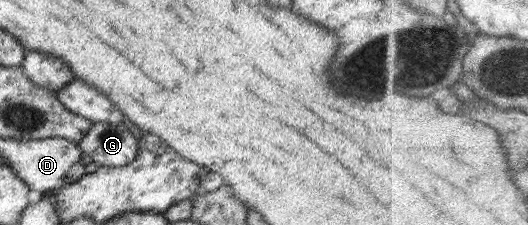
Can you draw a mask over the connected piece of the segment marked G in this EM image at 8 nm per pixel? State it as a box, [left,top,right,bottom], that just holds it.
[80,122,139,168]

